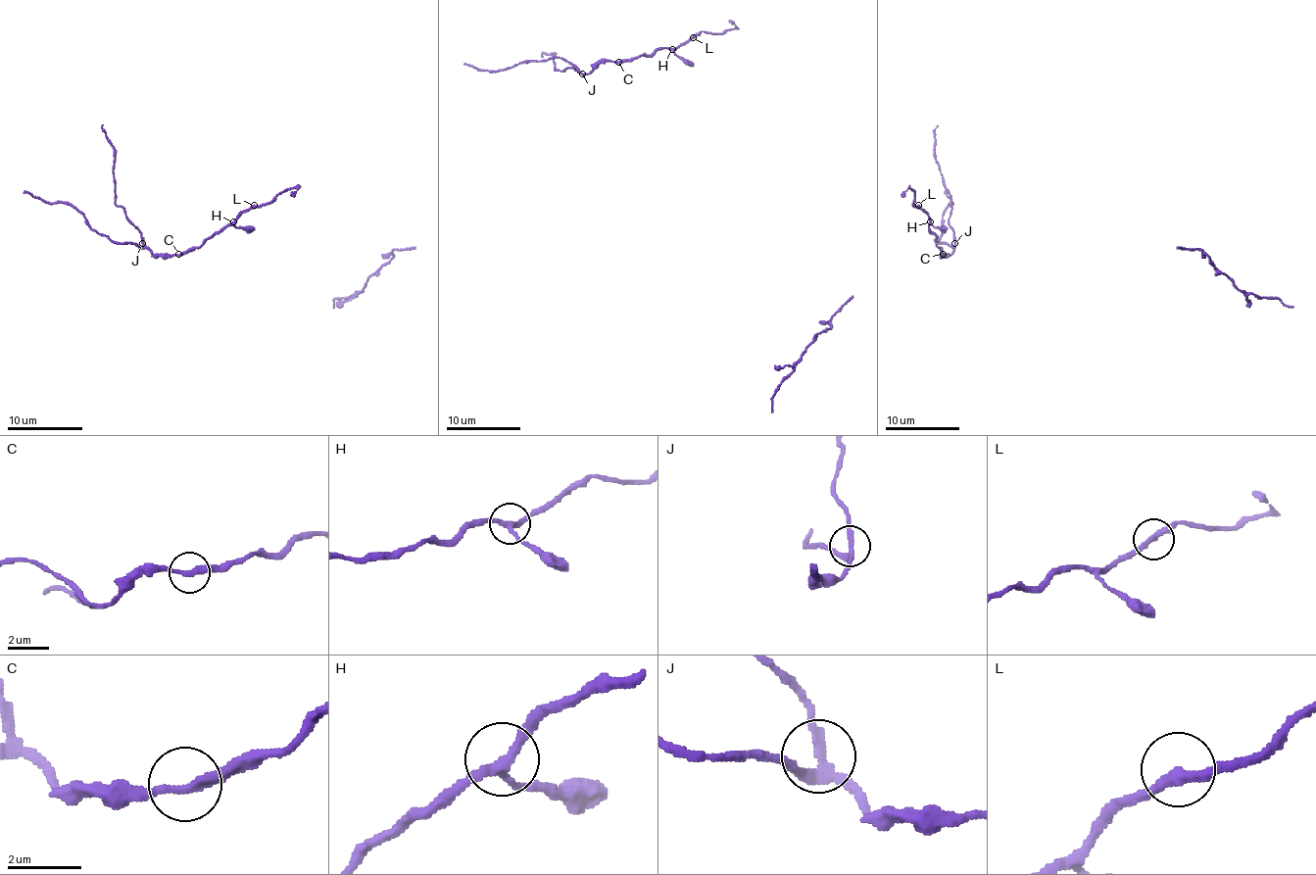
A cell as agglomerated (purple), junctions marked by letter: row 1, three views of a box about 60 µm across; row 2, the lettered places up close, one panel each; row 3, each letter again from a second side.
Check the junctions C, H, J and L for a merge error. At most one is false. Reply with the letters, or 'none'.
J

